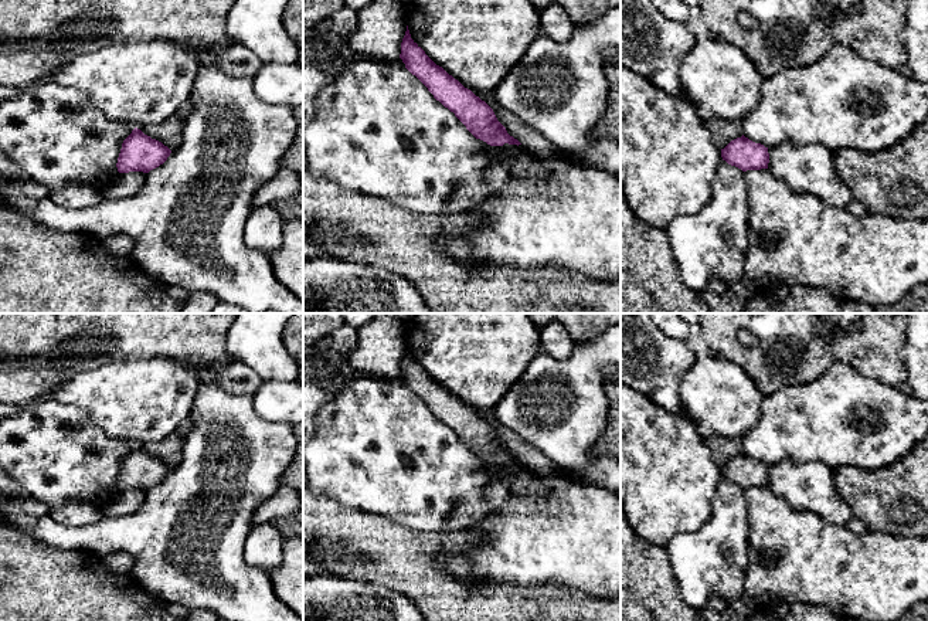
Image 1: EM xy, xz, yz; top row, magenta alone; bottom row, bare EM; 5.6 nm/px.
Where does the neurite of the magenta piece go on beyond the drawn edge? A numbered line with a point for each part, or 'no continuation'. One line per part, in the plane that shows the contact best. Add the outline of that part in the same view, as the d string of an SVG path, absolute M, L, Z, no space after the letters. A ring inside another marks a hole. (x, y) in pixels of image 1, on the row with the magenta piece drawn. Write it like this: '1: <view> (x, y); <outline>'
no continuation

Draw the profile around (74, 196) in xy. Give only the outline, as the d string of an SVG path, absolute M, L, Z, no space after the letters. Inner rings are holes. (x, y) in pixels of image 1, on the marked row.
M71 181L60 189L50 190L50 198L60 207L78 210L99 204L103 194L95 186Z

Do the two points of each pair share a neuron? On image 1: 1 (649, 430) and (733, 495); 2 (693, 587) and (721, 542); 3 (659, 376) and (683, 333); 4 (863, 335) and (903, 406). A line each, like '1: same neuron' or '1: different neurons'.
1: different neurons
2: same neuron
3: different neurons
4: different neurons

